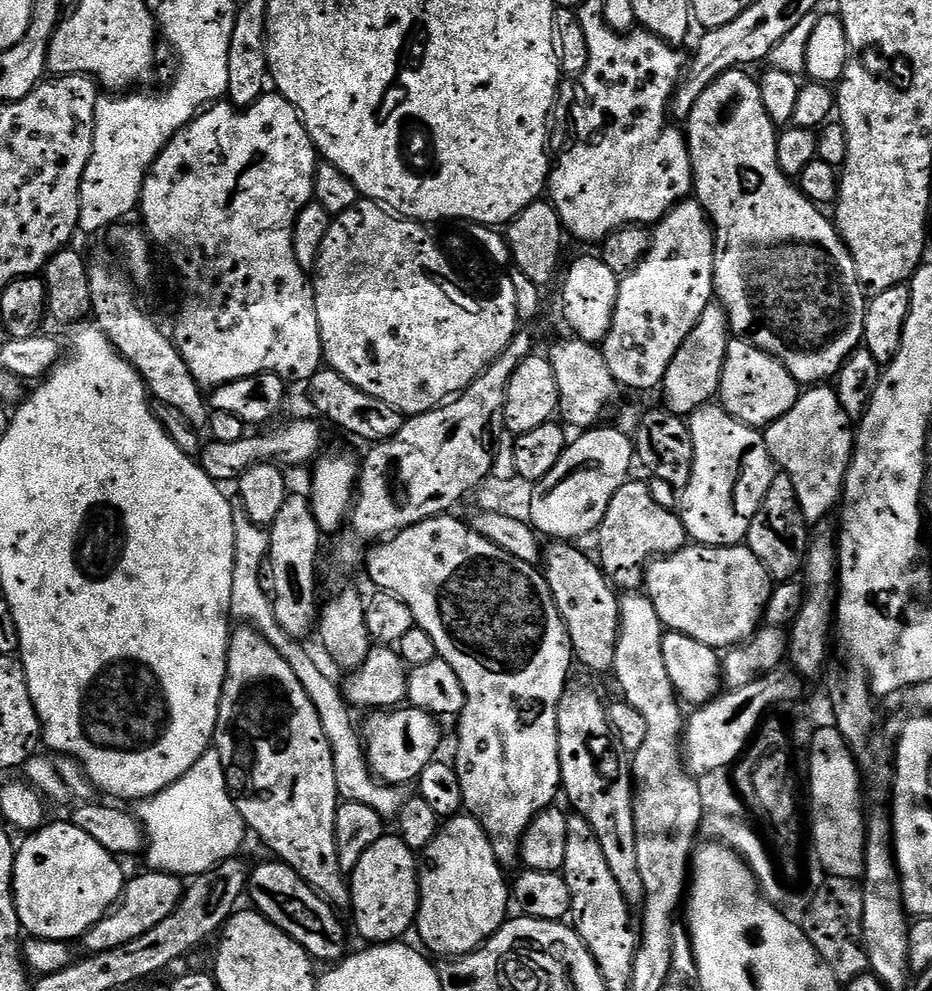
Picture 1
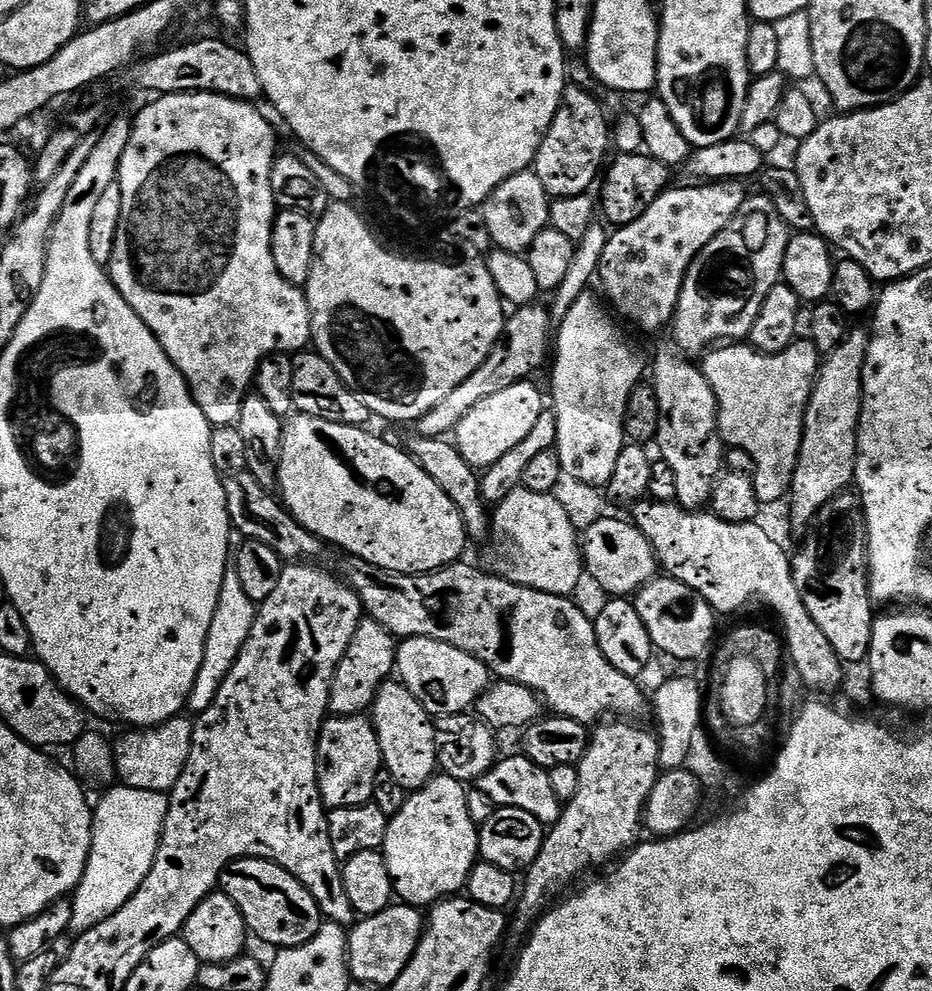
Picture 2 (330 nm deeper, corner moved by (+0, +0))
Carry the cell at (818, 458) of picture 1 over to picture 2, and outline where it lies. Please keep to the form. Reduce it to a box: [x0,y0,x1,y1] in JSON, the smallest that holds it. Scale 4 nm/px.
[702,338,822,505]

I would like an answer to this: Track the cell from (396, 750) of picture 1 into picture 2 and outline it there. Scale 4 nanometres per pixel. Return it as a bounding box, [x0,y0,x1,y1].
[316,715,383,809]

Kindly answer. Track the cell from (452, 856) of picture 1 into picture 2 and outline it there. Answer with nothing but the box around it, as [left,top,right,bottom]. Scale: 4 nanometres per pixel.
[382,774,480,910]

